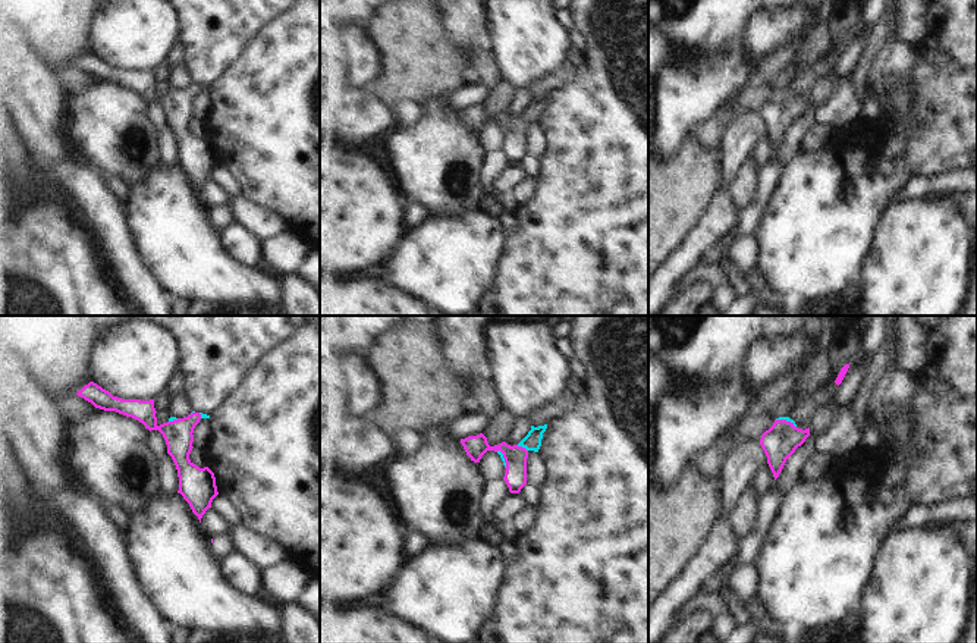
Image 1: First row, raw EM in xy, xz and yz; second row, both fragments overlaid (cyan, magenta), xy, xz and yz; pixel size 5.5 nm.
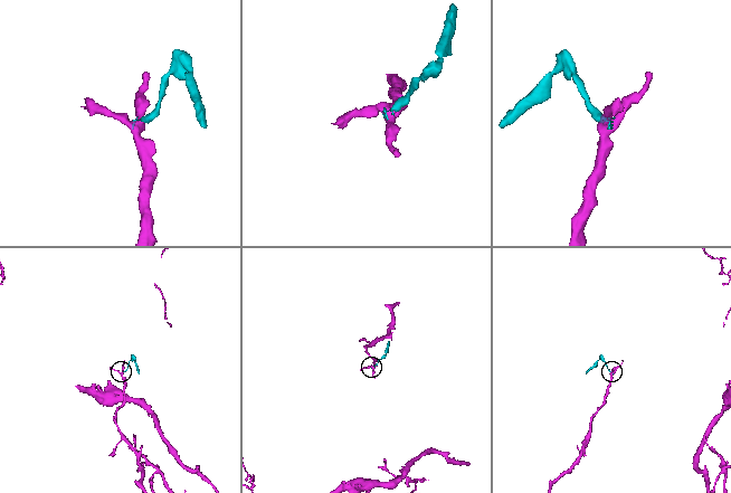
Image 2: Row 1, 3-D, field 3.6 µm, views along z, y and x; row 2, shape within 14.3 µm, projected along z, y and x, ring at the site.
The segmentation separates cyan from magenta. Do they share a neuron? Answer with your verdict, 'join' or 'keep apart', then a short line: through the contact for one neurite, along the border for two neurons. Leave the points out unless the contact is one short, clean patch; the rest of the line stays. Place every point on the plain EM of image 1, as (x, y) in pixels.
join | xz (533, 112), (522, 118), (515, 128)

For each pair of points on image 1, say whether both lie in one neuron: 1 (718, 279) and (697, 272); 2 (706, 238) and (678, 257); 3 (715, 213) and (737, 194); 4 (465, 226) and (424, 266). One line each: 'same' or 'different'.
1: same
2: same
3: different
4: same

